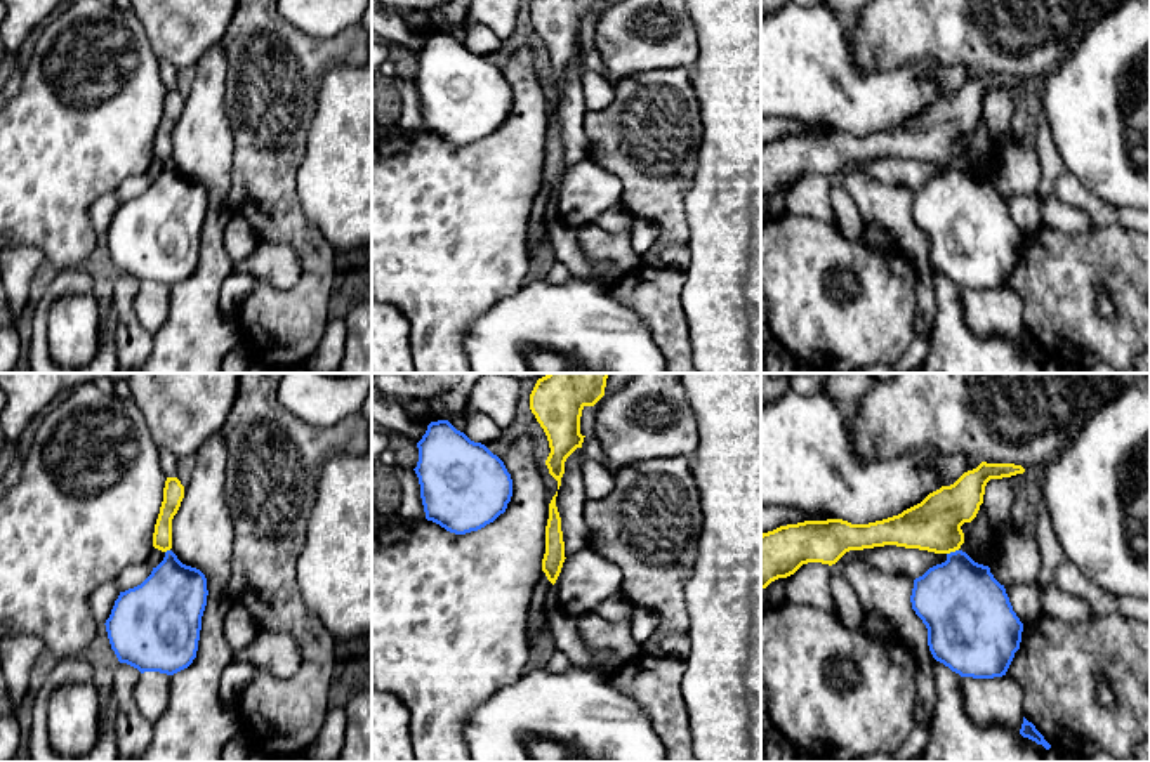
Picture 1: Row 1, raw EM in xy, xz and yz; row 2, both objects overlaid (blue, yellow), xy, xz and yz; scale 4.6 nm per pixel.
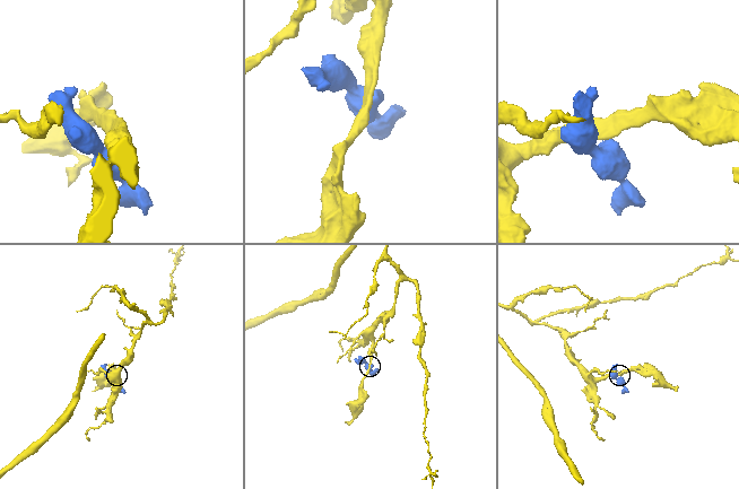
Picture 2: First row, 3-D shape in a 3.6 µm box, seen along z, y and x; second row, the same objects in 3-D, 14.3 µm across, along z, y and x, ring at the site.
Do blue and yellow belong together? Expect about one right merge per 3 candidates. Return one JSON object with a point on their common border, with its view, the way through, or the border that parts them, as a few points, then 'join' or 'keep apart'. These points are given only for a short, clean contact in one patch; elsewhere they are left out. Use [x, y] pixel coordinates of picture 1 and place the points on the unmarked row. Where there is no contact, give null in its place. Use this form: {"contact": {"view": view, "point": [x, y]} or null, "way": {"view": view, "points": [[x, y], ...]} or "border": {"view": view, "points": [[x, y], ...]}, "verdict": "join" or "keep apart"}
{"contact": {"view": "yz", "point": [952, 164]}, "border": {"view": "yz", "points": [[958, 160], [947, 165]]}, "verdict": "keep apart"}

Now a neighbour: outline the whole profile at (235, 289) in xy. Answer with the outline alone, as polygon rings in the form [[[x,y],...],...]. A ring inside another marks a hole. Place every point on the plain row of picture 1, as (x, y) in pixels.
[[[231,273],[219,295],[219,311],[229,319],[236,319],[238,309],[254,288],[254,278],[248,273]]]

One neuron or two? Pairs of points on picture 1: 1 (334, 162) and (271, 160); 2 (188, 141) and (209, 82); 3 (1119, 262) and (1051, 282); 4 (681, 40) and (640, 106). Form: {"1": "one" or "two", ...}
{"1": "two", "2": "one", "3": "one", "4": "two"}

